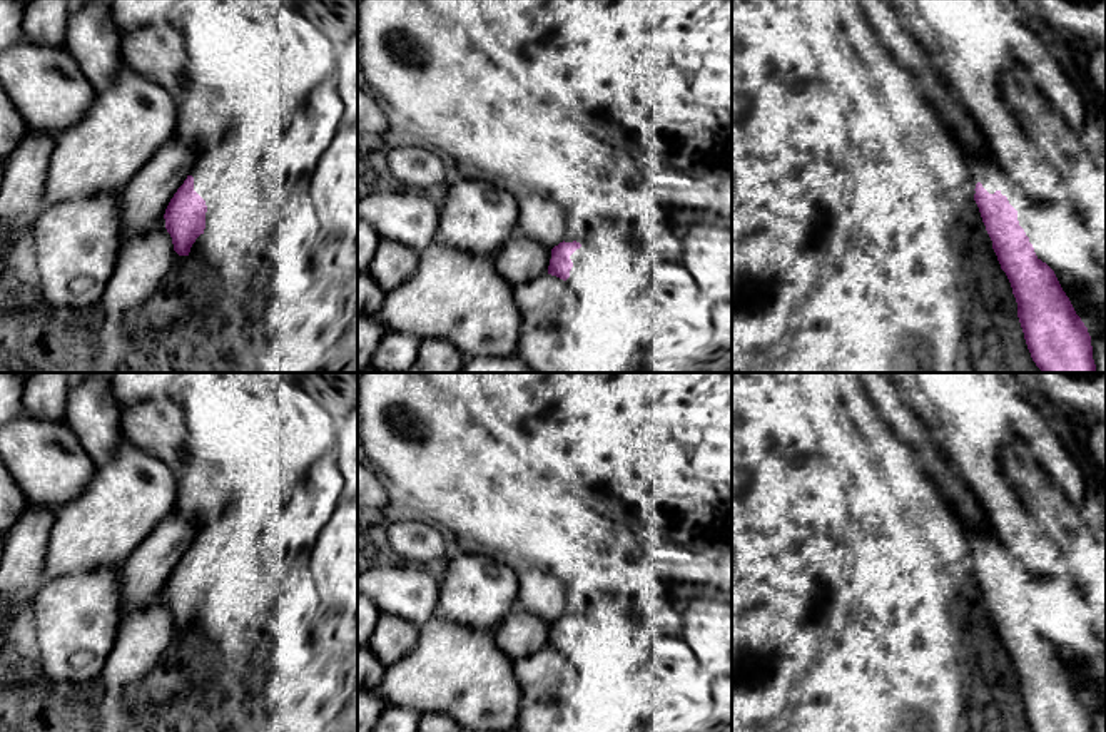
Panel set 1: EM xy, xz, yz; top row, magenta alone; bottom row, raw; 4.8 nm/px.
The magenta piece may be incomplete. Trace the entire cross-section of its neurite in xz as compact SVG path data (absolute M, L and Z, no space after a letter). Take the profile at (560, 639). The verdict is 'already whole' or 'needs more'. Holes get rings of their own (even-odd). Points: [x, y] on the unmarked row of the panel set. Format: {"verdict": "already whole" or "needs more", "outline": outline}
{"verdict": "already whole", "outline": "M563 615L558 620L555 620L551 623L548 648L566 655L570 652L570 645L573 642L573 637L570 633L570 630L580 622L581 622L581 618L576 617L576 615L573 615L573 617L565 617Z"}

